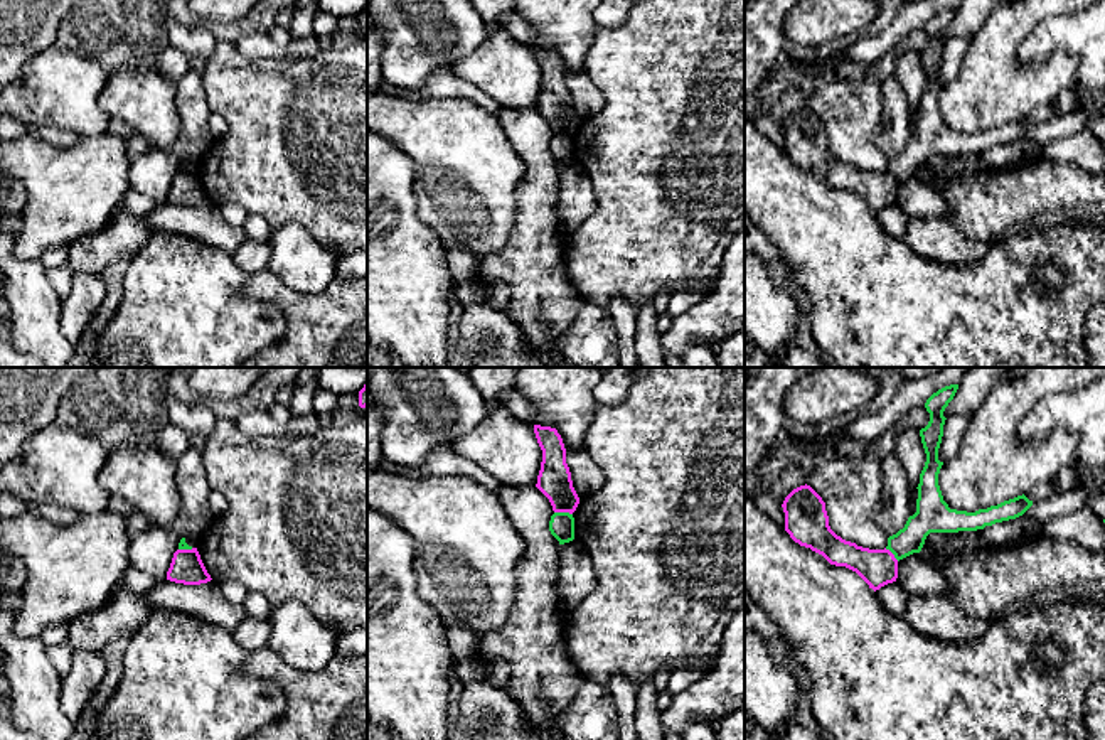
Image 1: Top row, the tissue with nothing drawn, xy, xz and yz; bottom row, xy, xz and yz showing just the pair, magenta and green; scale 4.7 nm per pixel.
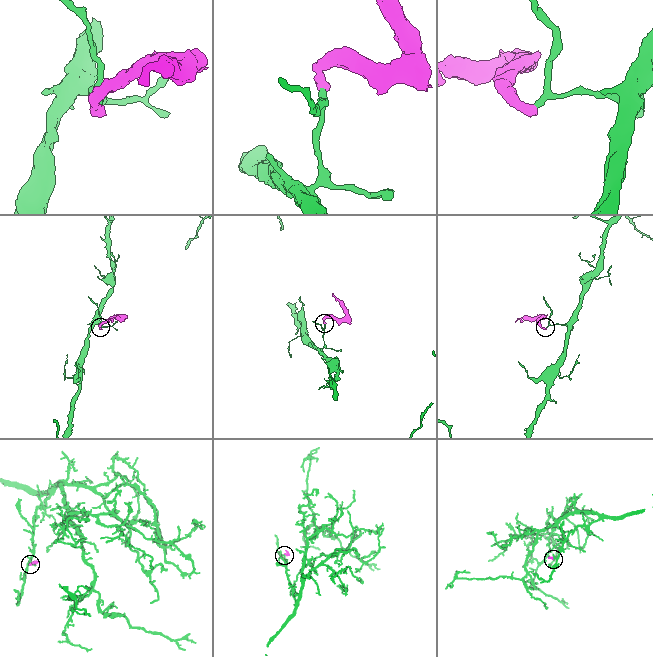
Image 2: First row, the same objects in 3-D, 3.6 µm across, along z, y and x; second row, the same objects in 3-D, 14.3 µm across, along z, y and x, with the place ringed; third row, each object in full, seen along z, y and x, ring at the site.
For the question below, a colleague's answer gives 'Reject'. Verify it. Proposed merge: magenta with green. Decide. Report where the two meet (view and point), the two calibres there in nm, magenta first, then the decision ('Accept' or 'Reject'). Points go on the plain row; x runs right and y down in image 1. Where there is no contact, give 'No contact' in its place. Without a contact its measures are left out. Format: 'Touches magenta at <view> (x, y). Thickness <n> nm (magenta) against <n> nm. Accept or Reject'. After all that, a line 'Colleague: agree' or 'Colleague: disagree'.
Touches magenta at xz (563, 134). Thickness 160 nm (magenta) against 120 nm. Reject
Colleague: agree

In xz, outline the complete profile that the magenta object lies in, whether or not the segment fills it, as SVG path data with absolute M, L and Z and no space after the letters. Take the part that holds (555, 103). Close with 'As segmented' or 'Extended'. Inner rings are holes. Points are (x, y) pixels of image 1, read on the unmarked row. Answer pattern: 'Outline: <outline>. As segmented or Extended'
Outline: M534 47L534 56L542 72L536 110L549 121L554 135L573 137L579 126L579 120L573 110L563 61L551 49Z. As segmented

